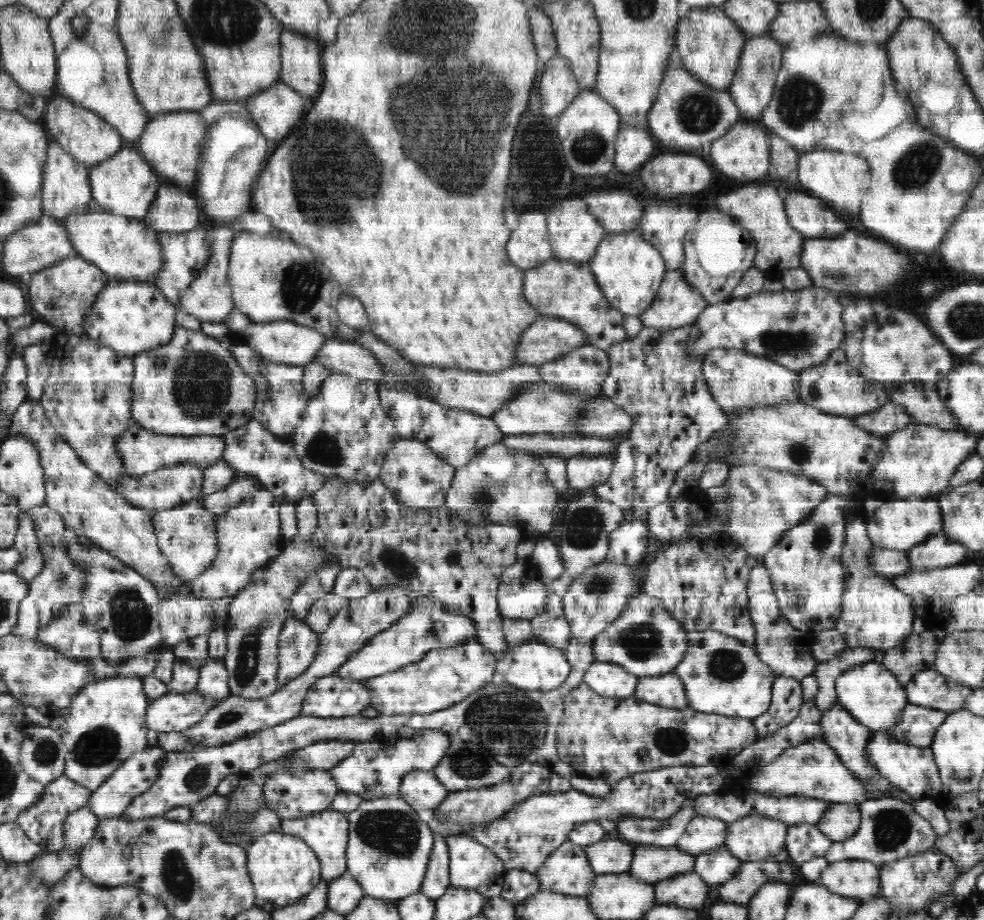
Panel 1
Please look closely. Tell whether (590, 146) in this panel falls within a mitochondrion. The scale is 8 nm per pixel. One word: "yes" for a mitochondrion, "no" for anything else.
yes

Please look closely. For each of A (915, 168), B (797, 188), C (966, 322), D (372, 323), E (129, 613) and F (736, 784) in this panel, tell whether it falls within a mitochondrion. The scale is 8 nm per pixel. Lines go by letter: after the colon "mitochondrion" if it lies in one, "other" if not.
A: mitochondrion
B: other
C: mitochondrion
D: other
E: mitochondrion
F: other

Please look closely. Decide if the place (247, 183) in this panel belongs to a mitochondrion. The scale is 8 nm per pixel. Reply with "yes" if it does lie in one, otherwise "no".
no

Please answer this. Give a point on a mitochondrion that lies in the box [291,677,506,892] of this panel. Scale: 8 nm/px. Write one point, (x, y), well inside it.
(394, 833)

